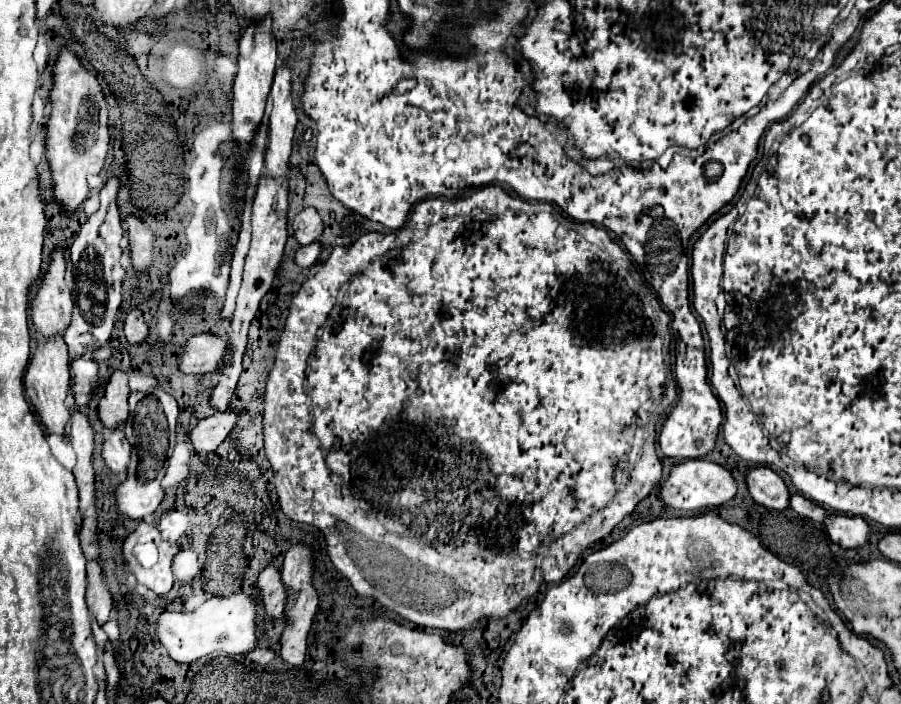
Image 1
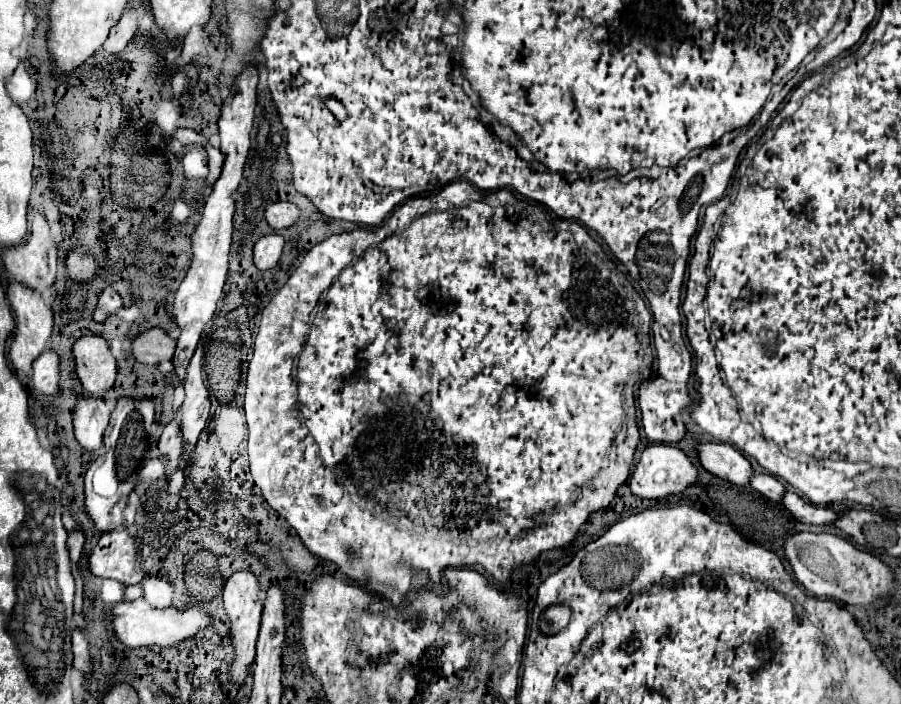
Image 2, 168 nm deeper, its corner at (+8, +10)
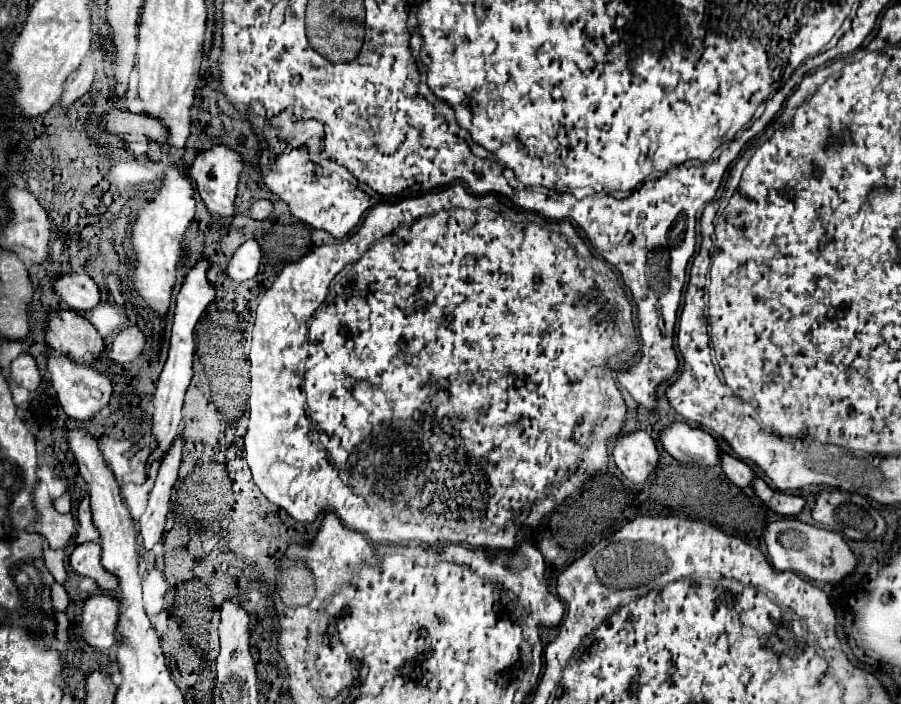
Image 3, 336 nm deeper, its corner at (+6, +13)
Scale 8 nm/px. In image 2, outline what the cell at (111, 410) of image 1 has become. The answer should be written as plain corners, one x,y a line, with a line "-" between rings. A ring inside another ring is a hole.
83,336
73,346
77,376
91,394
105,394
115,382
115,358
109,344
101,336

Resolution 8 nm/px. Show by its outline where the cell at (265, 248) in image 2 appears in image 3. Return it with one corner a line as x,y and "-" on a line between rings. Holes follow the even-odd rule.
245,241
231,257
225,267
225,277
233,281
247,281
257,275
261,263
261,247
257,241

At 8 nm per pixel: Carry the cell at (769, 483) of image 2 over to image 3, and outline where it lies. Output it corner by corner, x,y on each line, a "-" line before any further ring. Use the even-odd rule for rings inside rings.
725,453
725,457
721,457
719,465
721,465
723,473
727,475
727,479
733,481
737,487
749,487
751,481
755,479
753,471
743,461
739,461
739,459
735,459
735,457
727,455
727,453

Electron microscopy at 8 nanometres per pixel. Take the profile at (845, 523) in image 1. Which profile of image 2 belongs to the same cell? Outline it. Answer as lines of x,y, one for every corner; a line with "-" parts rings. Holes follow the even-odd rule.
787,492
783,498
783,506
799,520
799,522
809,522
809,524
819,524
819,526
827,526
839,520
839,514
829,510
829,508
821,508
817,504
805,502
799,494
795,492

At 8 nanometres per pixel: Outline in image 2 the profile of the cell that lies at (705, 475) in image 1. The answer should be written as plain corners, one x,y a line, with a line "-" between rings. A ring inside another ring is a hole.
659,444
659,446
645,448
645,452
641,454
641,458
635,466
635,472
629,480
629,488
639,498
657,500
657,498
667,498
671,494
679,494
697,482
699,482
699,468
691,462
691,458
677,446

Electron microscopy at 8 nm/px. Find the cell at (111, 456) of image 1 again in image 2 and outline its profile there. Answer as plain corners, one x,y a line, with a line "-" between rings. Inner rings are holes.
83,390
83,398
73,412
73,428
75,438
85,450
93,452
103,446
103,434
109,426
109,414
111,412
101,396
93,396

